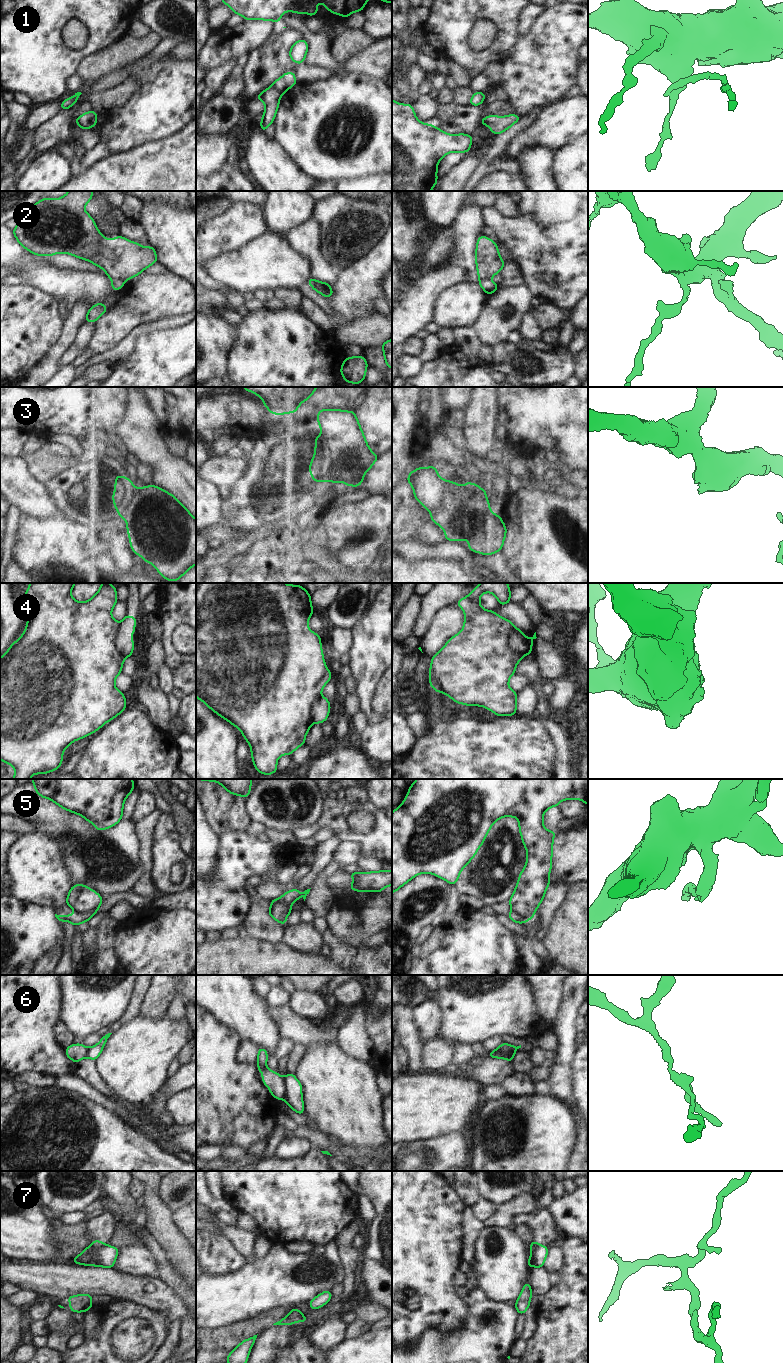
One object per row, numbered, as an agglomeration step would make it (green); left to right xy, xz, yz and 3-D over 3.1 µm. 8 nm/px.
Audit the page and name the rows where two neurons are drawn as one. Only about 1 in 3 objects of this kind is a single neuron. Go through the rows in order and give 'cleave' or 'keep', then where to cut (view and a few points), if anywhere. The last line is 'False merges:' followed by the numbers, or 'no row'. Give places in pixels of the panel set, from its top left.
1: cleave; cut in xz along (271, 86), (282, 94)
2: cleave; cut in xy along (123, 280), (116, 279), (112, 281)
3: keep; no cut
4: cleave; cut in yz along (515, 628), (509, 637), (509, 647), (523, 656)
5: cleave; cut in xy along (100, 903), (92, 910), (75, 912)
6: cleave; cut in xz along (282, 1078), (284, 1098)
7: cleave; cut in yz along (539, 1244), (532, 1254), (532, 1266)
False merges: 1, 2, 4, 5, 6, 7

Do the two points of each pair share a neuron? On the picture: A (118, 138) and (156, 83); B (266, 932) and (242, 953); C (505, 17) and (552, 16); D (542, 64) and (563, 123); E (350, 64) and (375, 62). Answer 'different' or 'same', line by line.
A: same
B: different
C: different
D: different
E: same

